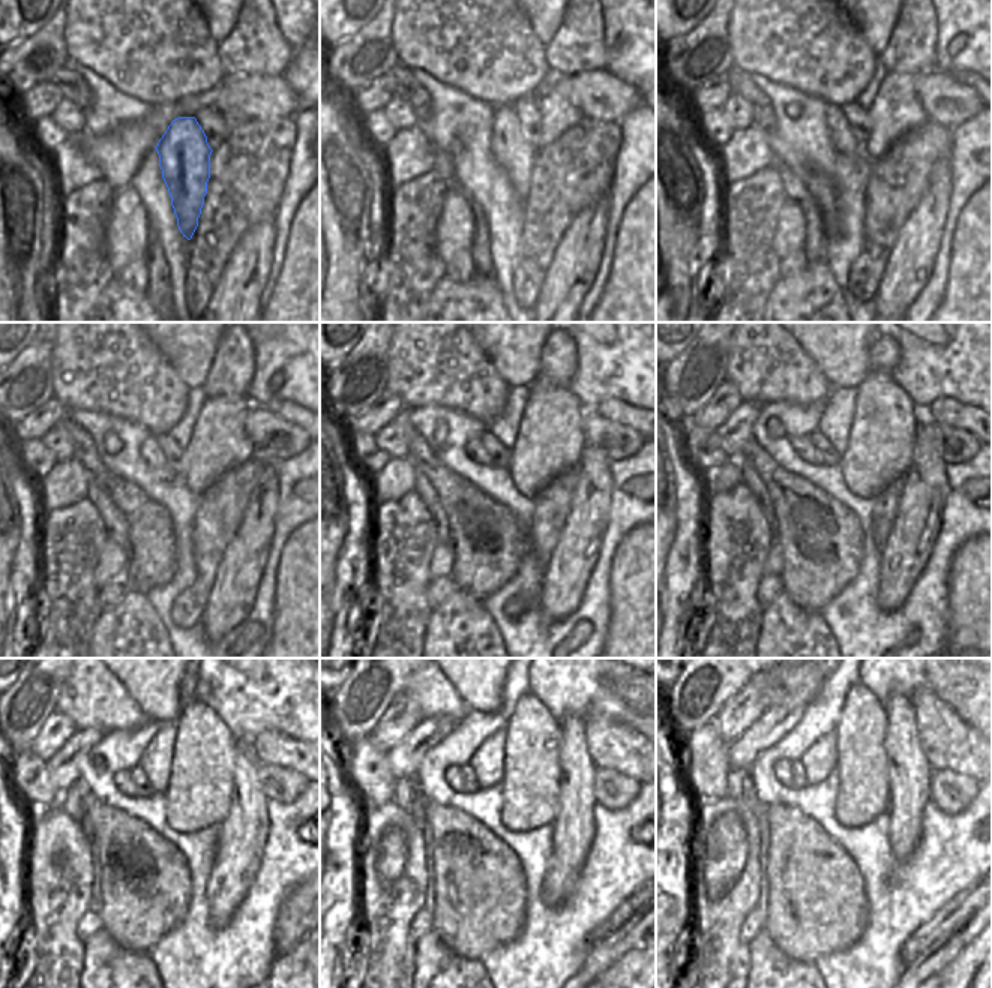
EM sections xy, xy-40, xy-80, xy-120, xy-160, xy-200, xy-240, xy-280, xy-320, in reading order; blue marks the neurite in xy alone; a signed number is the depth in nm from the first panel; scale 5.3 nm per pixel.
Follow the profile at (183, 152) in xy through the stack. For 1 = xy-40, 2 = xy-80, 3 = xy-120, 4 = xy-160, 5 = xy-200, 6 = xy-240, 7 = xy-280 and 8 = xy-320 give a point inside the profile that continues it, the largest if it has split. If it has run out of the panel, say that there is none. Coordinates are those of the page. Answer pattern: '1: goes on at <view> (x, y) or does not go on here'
1: goes on at xy-40 (515, 155)
2: goes on at xy-80 (844, 140)
3: goes on at xy-120 (152, 453)
4: goes on at xy-160 (474, 450)
5: goes on at xy-200 (805, 447)
6: goes on at xy-240 (132, 783)
7: goes on at xy-280 (461, 778)
8: goes on at xy-320 (788, 772)

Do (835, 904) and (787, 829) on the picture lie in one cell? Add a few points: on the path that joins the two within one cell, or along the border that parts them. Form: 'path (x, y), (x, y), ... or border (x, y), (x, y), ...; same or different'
path (817, 886), (808, 873), (799, 847); same

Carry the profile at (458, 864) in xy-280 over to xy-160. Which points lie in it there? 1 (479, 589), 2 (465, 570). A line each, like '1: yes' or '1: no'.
1: yes
2: yes

